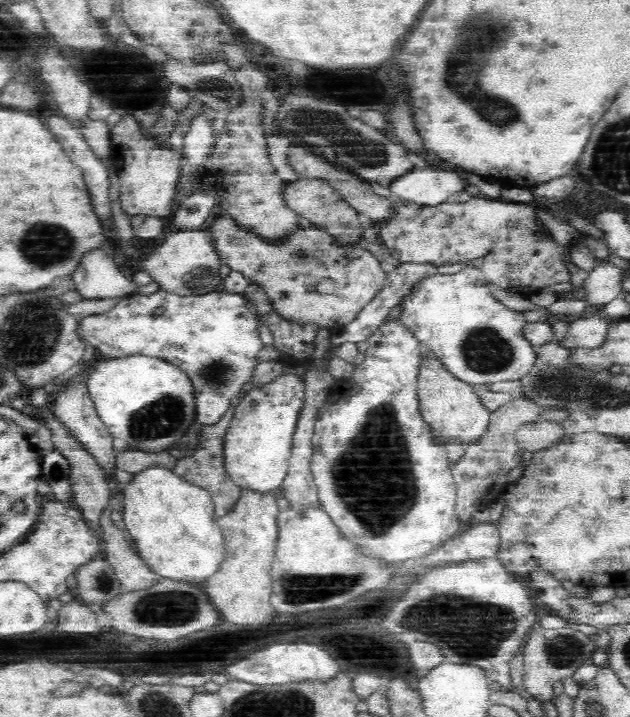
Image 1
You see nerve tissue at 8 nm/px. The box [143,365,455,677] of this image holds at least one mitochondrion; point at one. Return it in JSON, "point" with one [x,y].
{"point":[380,439]}

